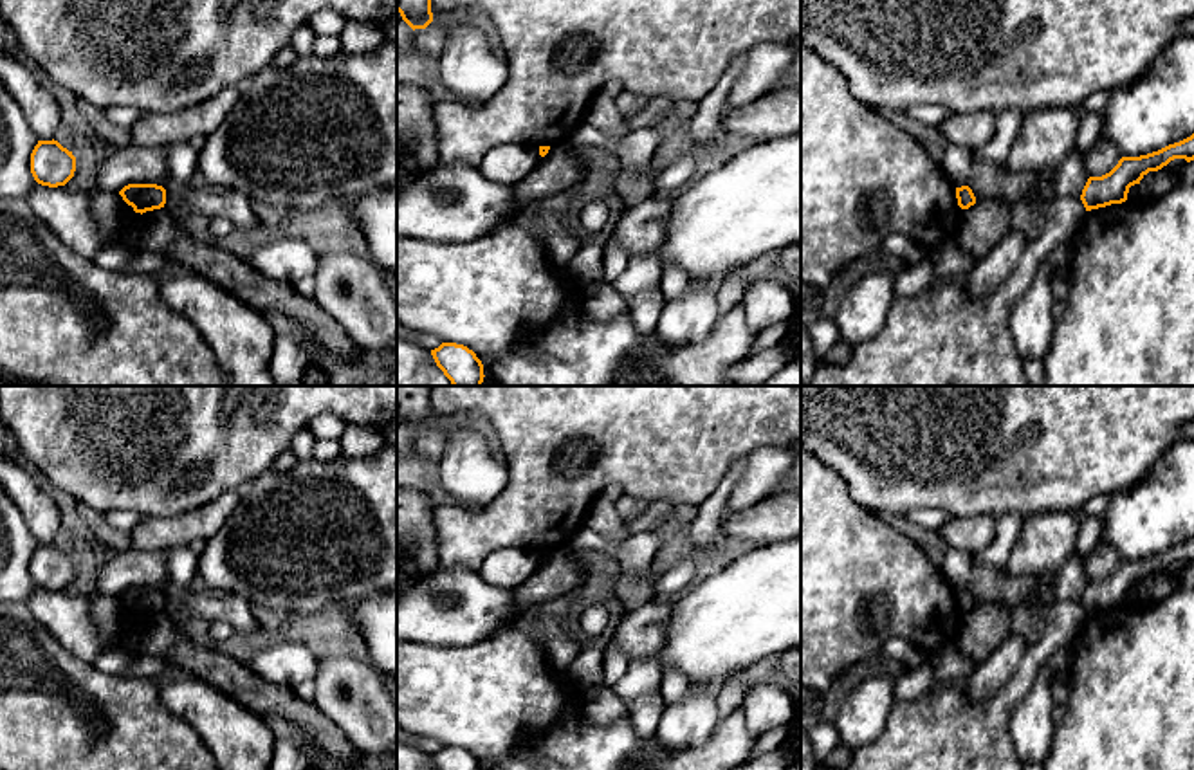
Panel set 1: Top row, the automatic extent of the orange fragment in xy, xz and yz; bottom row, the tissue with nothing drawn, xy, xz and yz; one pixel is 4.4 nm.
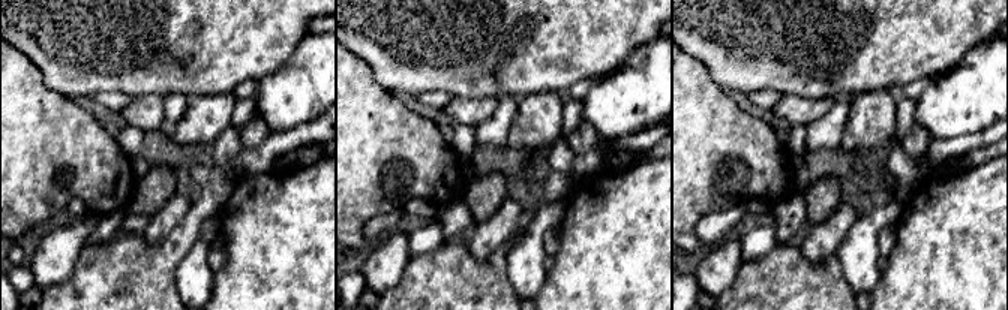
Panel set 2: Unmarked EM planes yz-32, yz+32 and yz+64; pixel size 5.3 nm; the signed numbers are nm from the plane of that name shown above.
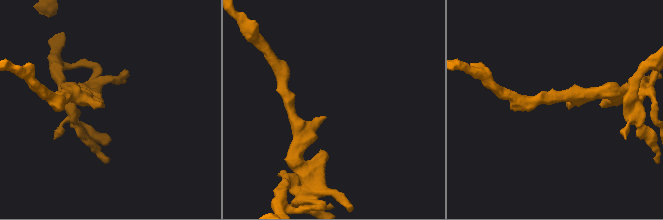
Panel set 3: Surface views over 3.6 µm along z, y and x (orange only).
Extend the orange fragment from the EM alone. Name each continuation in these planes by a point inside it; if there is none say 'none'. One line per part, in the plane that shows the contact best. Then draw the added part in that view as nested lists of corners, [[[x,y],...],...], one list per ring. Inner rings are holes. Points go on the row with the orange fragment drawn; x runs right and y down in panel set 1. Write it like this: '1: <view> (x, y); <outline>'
none

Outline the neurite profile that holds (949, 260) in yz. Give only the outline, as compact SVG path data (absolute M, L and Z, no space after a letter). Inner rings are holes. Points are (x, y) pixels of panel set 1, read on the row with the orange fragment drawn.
M949 238L934 249L925 251L923 254L931 256L934 261L934 276L938 280L952 280L961 272L969 272L976 260L960 249L956 238Z

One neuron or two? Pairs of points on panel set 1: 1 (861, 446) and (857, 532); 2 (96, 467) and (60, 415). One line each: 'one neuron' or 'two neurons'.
1: two neurons
2: one neuron

